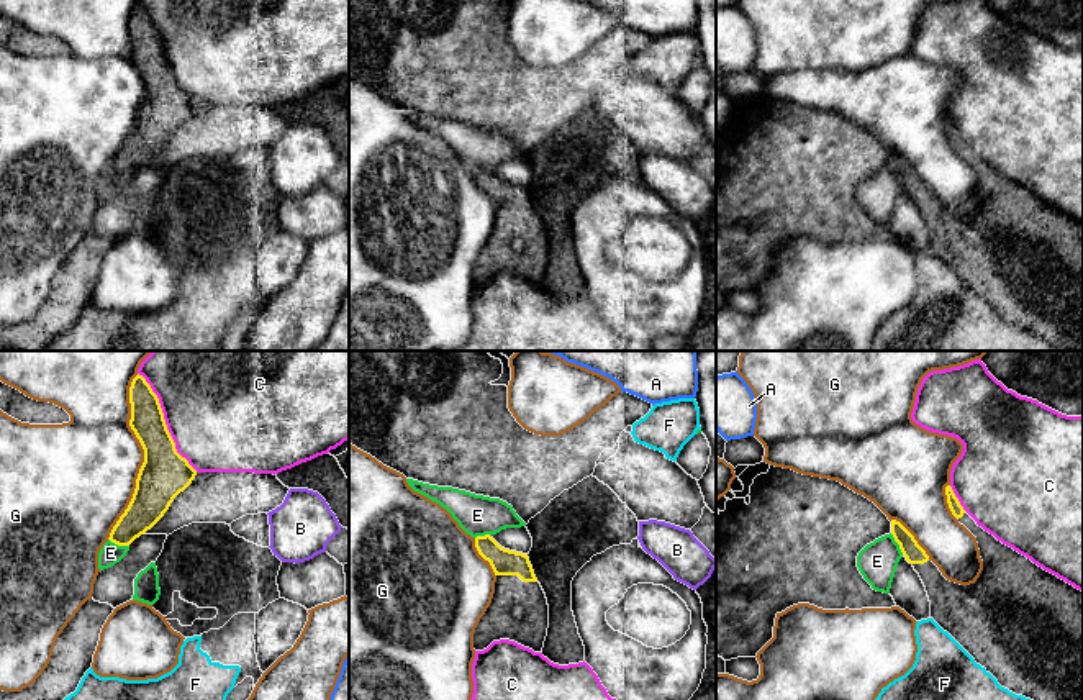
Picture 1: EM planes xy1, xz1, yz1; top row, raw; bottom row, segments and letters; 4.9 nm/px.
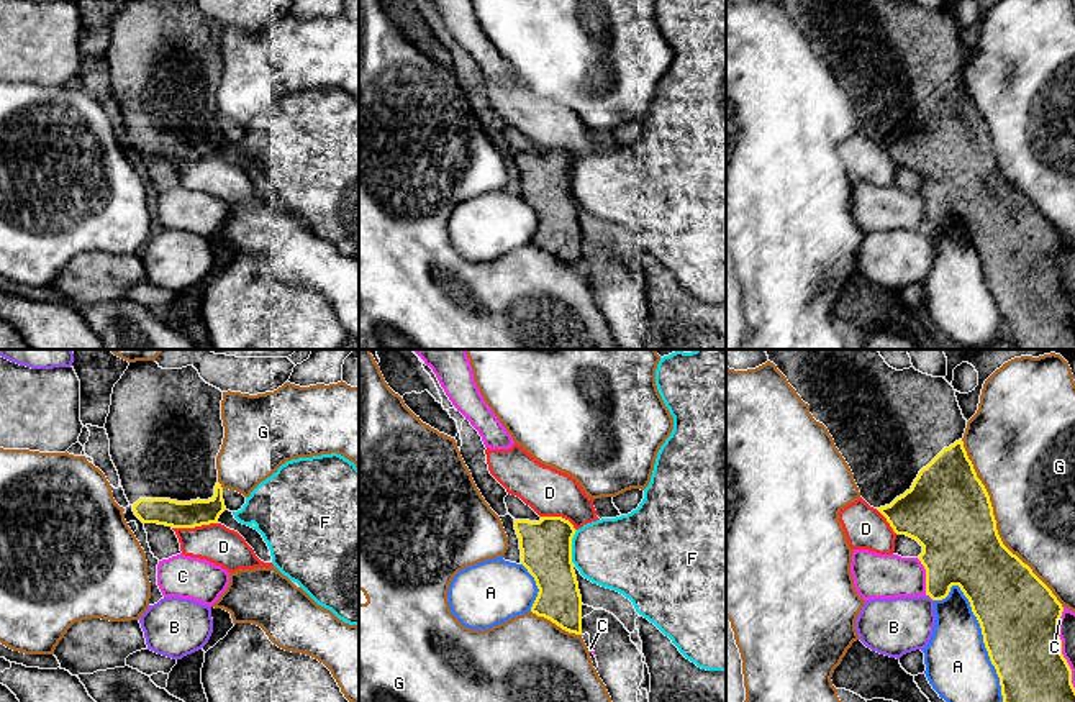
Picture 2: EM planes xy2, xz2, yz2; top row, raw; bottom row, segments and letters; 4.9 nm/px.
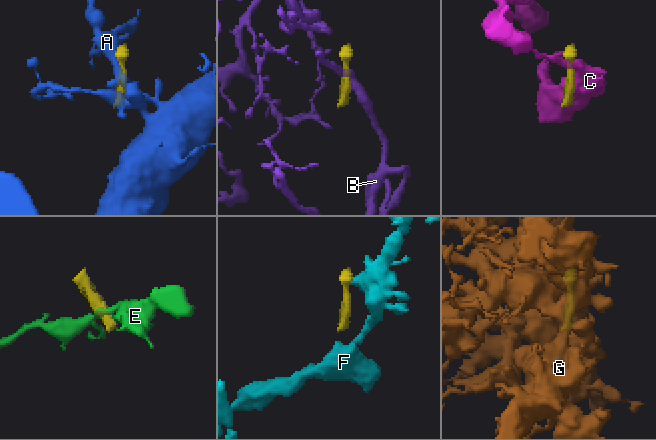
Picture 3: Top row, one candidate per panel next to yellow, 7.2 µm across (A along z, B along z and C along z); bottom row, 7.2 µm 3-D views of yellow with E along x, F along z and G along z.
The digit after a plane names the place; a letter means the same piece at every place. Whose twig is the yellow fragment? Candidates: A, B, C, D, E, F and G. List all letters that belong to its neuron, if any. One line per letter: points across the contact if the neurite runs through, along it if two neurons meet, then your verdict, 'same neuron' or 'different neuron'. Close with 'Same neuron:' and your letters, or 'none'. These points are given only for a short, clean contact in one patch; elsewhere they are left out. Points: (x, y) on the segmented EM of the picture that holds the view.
A: different neuron
B: different neuron
C: different neuron
D: border xy2 (217, 522), (172, 528); different neuron
E: border yz1 (890, 533), (903, 554); different neuron
F: border xz2 (577, 530), (572, 538), (572, 563); different neuron
G: different neuron
Same neuron: none

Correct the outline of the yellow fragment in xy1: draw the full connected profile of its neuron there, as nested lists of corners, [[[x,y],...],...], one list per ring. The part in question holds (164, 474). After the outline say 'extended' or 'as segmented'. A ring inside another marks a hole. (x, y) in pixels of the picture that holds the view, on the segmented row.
[[[139,374],[131,382],[129,403],[129,426],[144,449],[144,462],[133,498],[108,538],[118,546],[129,546],[151,530],[197,475],[188,461],[177,452],[159,398]]]; as segmented

